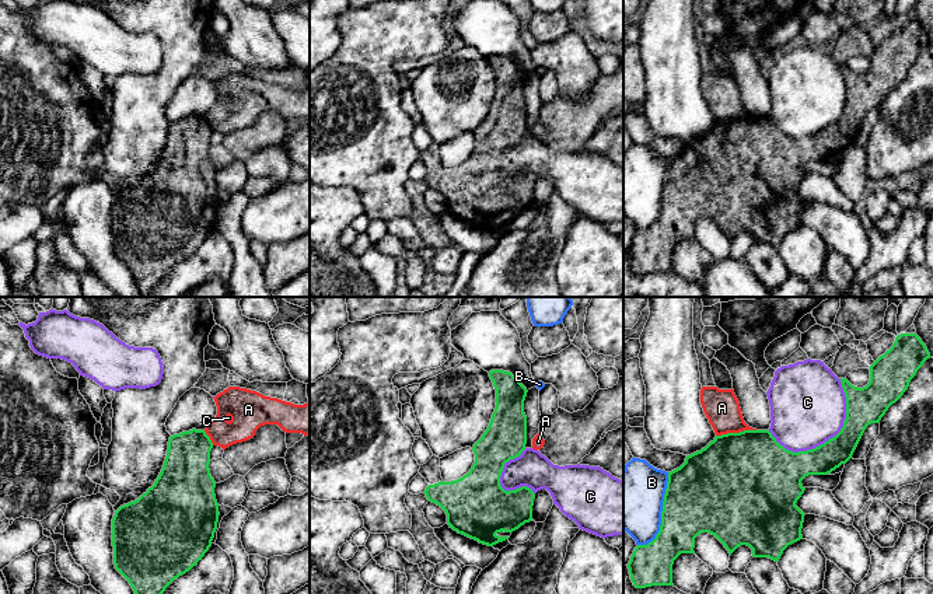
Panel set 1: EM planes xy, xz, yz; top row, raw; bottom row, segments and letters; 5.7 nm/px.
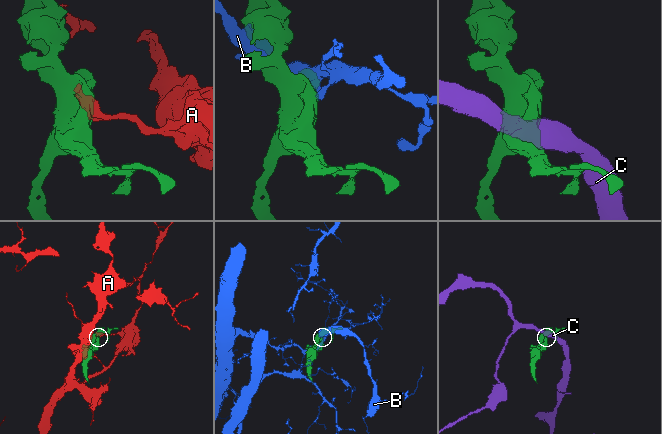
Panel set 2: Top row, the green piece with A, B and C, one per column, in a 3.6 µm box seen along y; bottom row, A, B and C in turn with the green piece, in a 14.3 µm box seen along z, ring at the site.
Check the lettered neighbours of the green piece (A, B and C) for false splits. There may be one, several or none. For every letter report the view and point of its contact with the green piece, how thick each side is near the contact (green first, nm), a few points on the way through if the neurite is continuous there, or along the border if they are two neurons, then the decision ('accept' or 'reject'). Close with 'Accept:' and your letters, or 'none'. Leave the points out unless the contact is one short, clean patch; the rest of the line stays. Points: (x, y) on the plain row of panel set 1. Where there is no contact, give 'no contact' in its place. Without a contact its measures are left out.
A: meets green in yz at (736, 119); 500 nm thick on the green side, 200 nm on the other; reject
B: meets green in yz at (661, 199); 420 nm thick on the green side, 340 nm on the other; reject
C: meets green in yz at (837, 121); 220 nm thick on the green side, 440 nm on the other; reject
Accept: none

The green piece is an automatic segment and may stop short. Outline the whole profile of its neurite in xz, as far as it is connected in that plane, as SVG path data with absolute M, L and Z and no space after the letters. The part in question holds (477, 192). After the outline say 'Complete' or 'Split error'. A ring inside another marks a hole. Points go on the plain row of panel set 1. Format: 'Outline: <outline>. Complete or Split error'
Outline: M492 56L489 63L496 76L496 94L488 115L472 133L475 140L472 154L457 167L429 171L423 179L429 188L445 198L450 214L479 230L493 233L510 224L499 223L499 219L513 219L532 206L535 179L527 172L507 178L500 171L504 150L520 143L525 136L527 102L524 87L528 77L510 57Z. Complete

